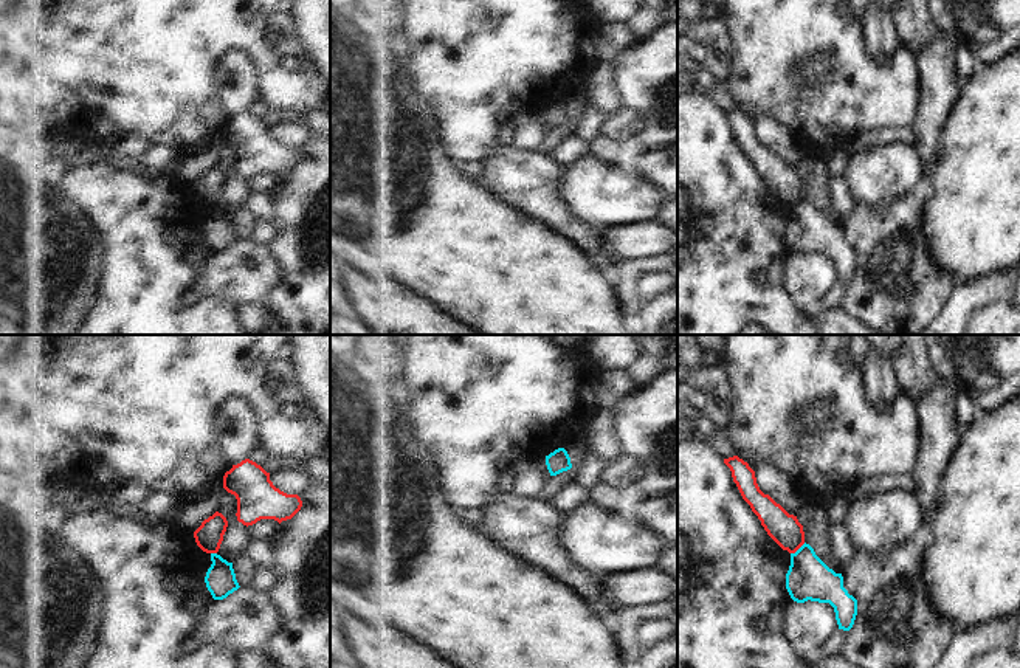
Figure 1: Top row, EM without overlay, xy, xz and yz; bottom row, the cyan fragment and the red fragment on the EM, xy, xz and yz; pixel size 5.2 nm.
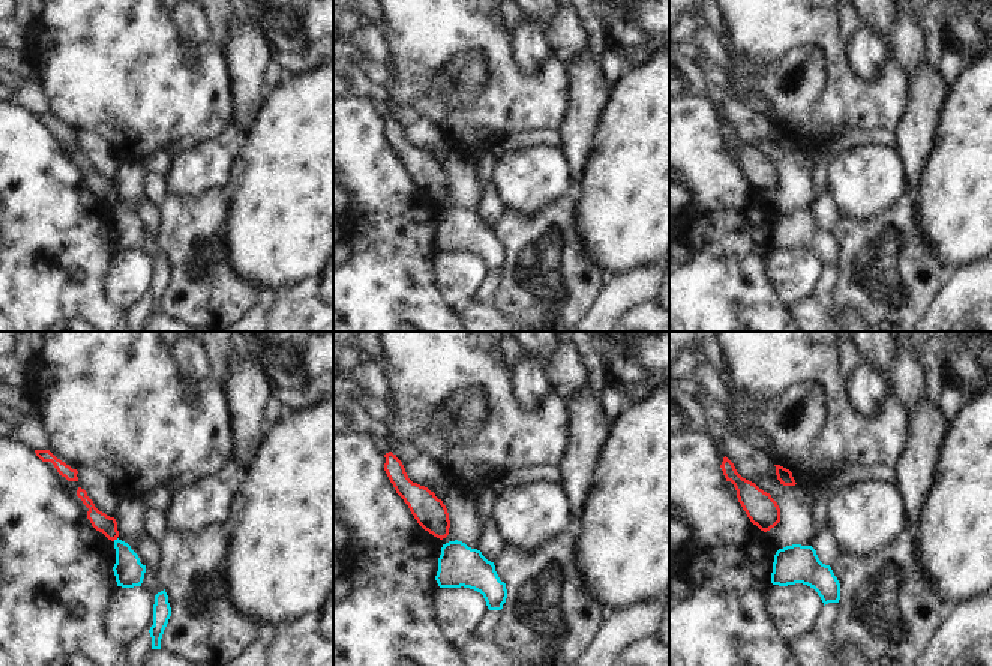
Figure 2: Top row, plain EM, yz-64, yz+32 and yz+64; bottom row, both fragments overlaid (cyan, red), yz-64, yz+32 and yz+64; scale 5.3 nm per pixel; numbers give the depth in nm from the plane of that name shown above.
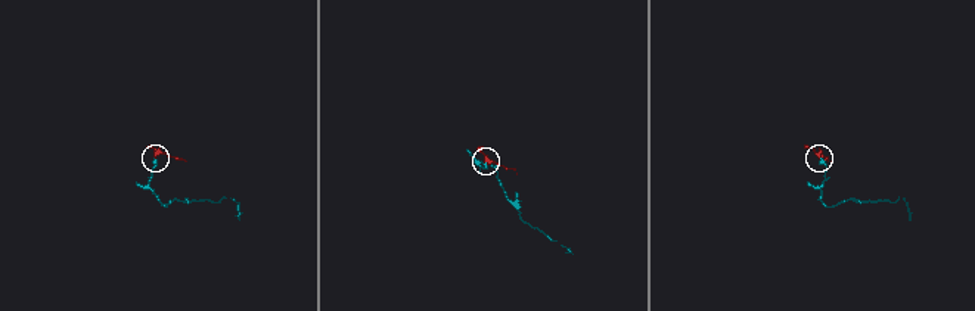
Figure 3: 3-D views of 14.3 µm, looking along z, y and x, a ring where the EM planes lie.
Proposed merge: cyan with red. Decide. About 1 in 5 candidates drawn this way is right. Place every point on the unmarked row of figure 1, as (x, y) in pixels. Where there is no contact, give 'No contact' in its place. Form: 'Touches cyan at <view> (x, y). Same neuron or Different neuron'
Touches cyan at yz (799, 202). Different neuron.

